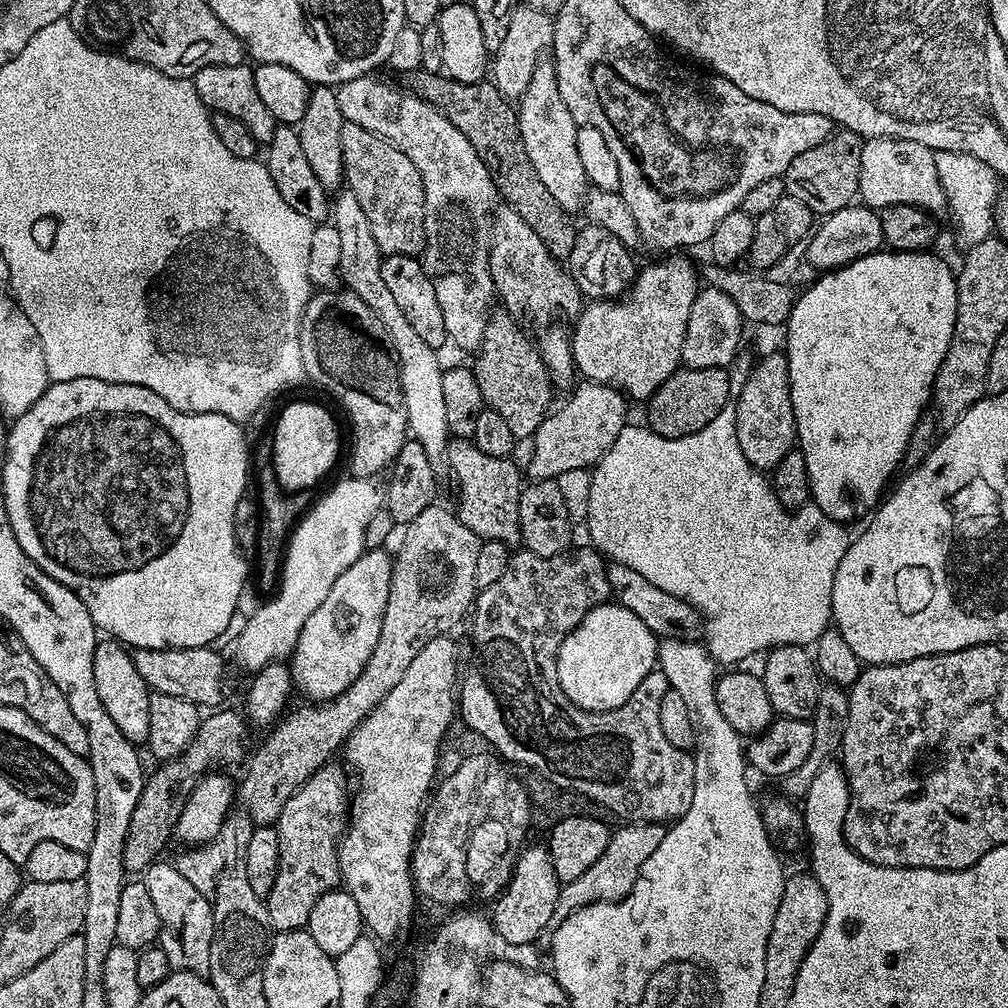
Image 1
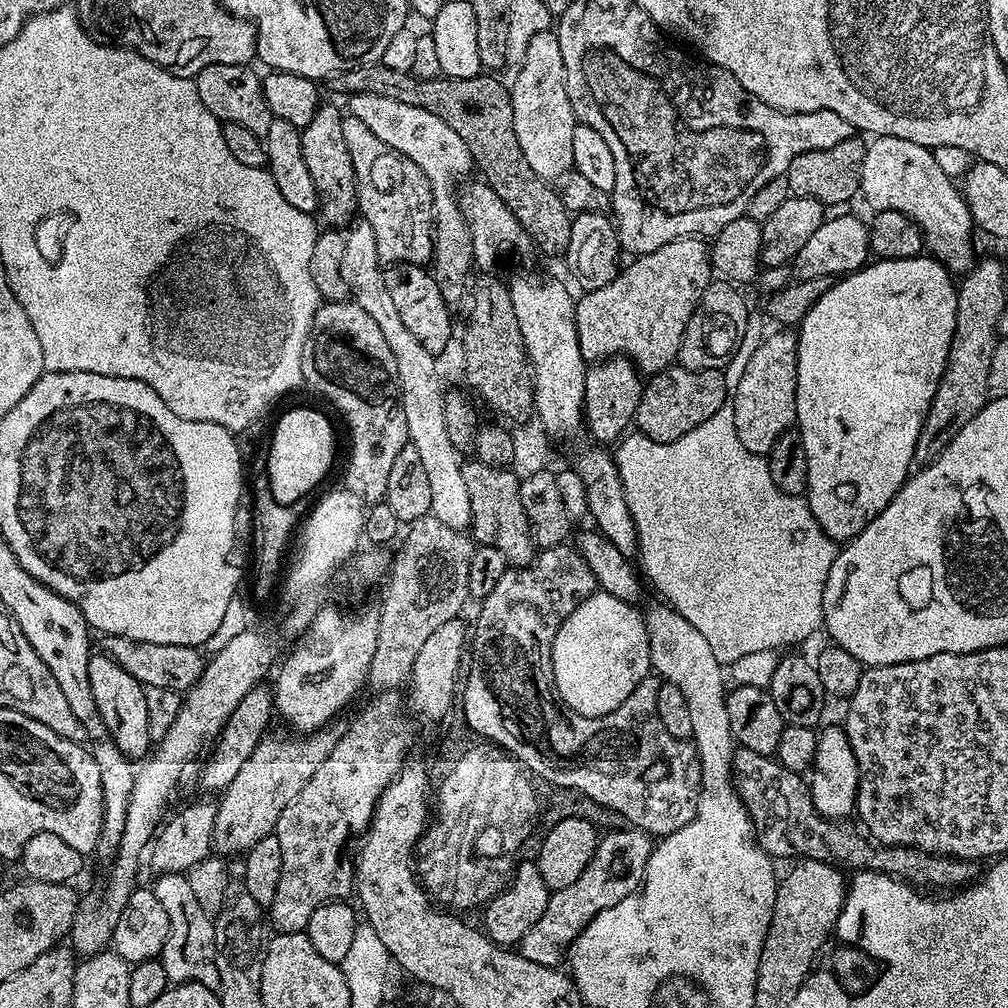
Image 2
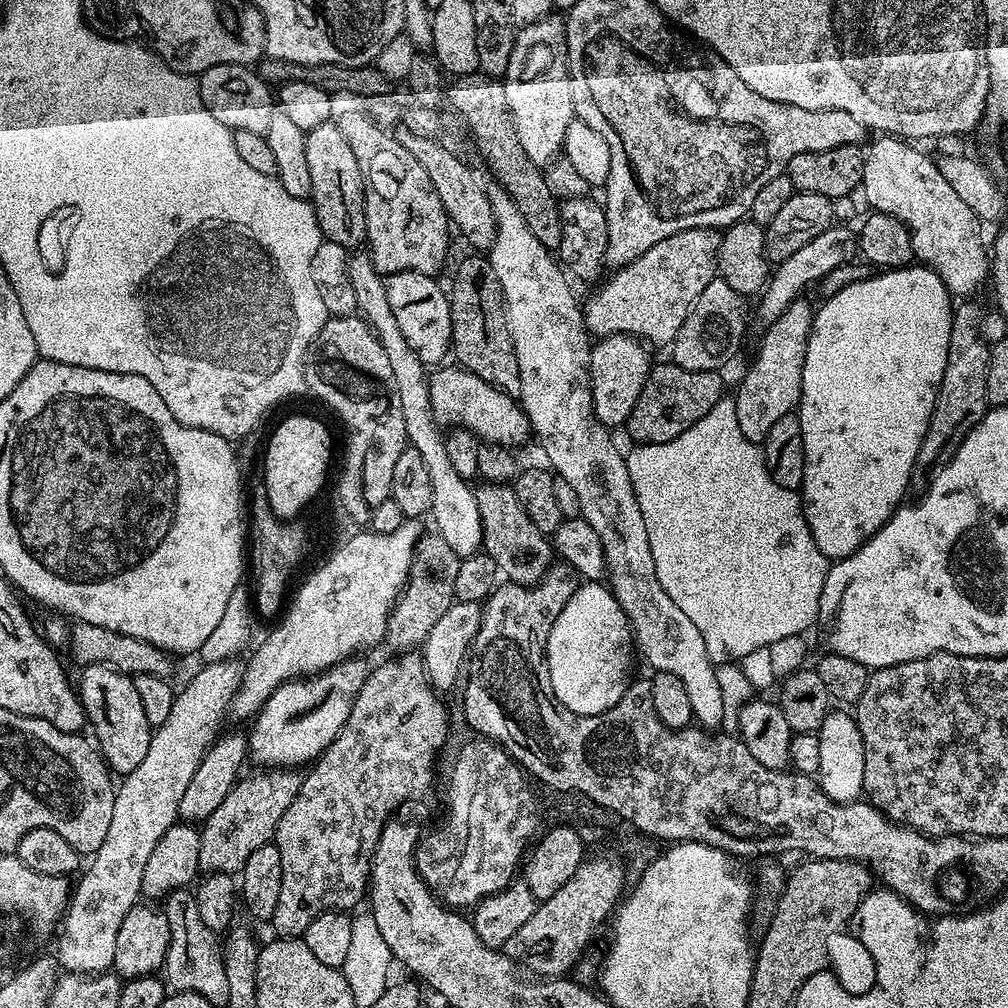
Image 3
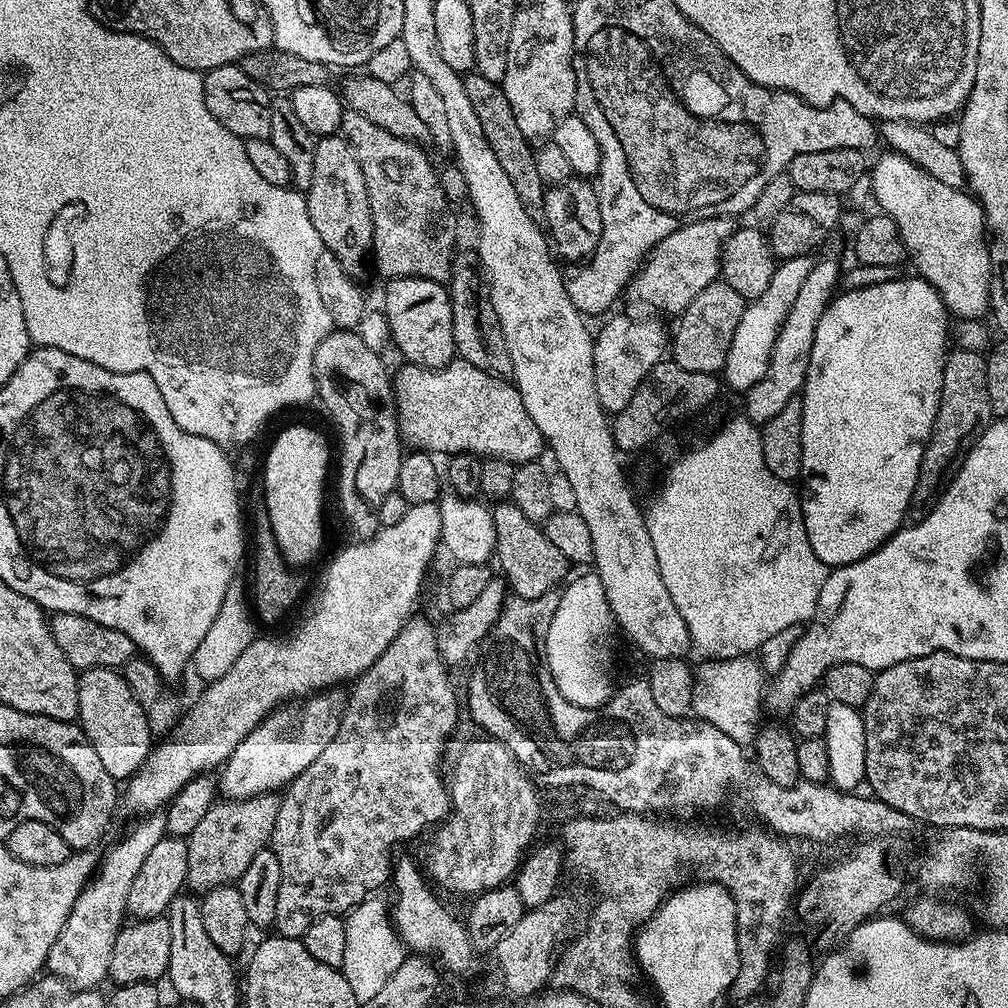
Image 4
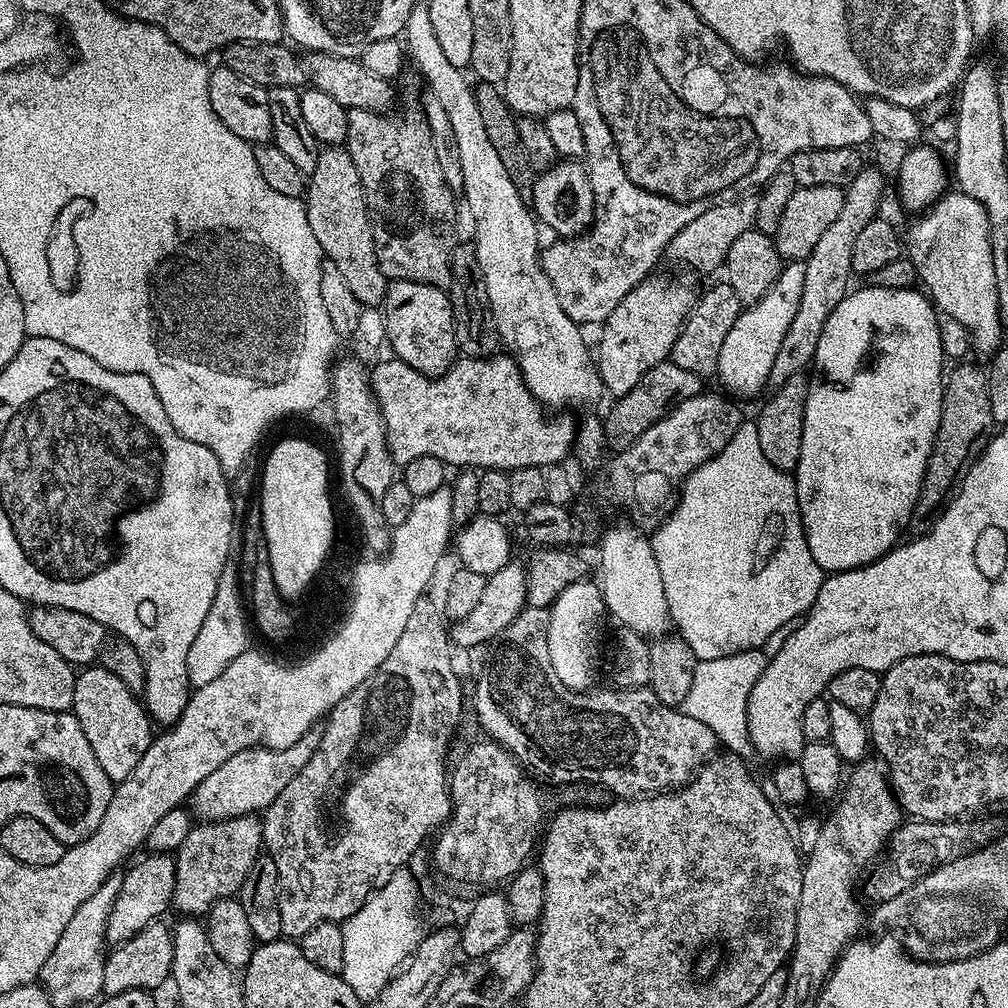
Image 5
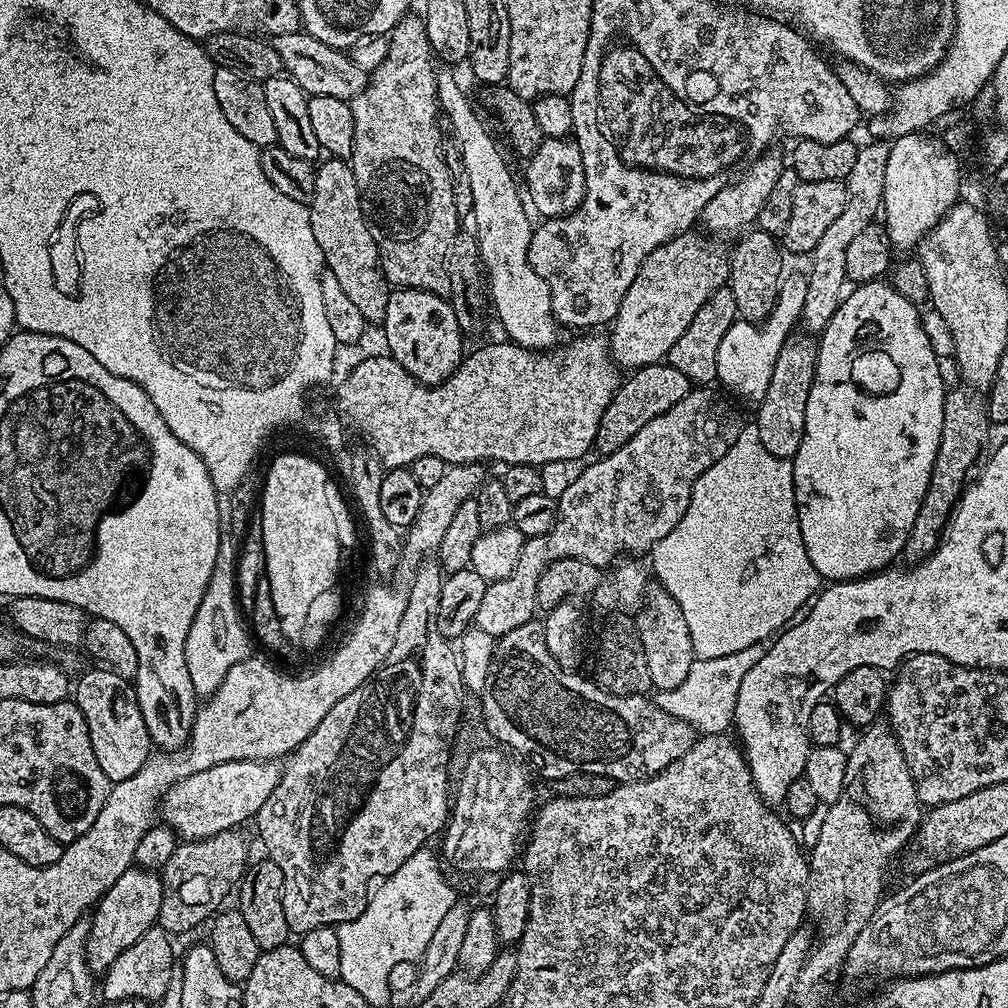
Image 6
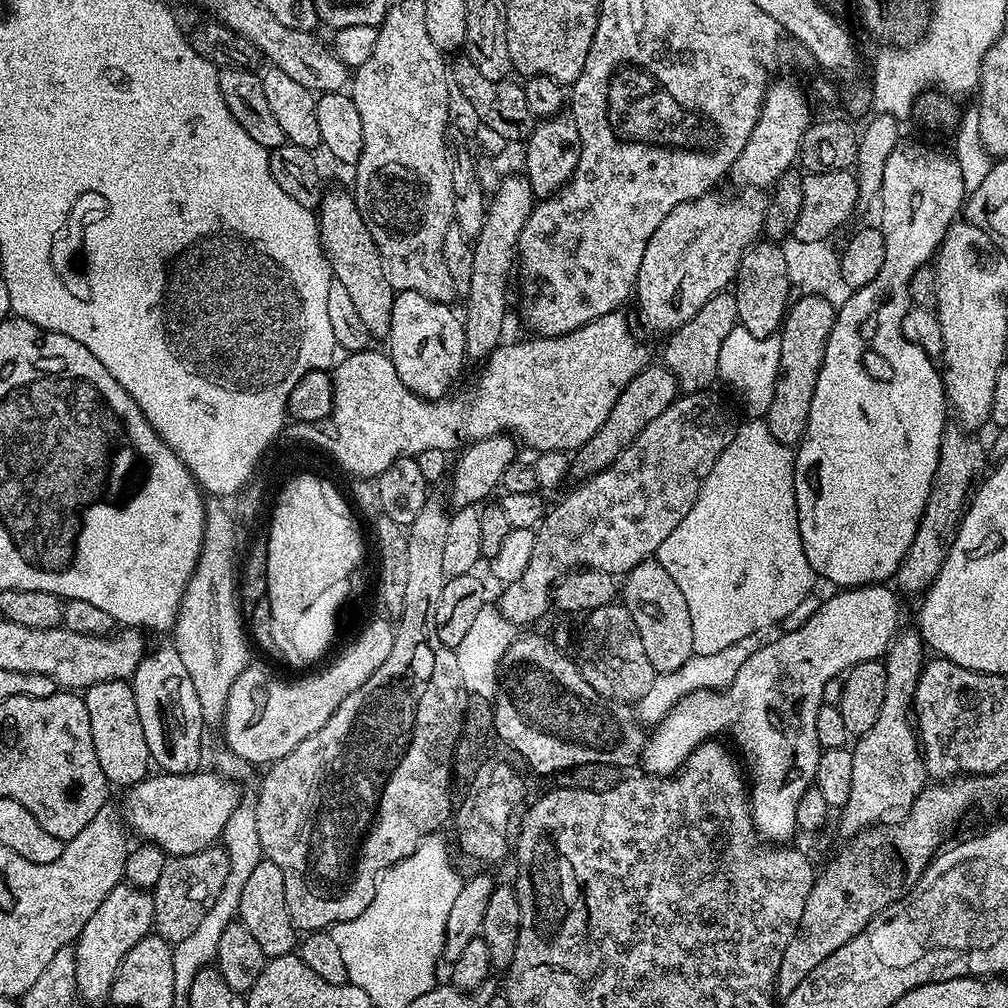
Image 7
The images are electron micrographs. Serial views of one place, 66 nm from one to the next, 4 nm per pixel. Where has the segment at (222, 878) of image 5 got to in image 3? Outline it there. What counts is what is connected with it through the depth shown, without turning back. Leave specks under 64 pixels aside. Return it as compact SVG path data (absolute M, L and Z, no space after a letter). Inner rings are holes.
M270 767L256 771L260 772L254 773L253 776L245 775L237 780L230 794L226 794L222 806L218 806L218 810L214 810L214 814L210 814L210 818L203 821L198 858L205 873L243 872L246 858L250 858L250 854L254 854L258 846L273 843L278 822L282 814L286 814L286 806L294 802L302 779L299 771Z

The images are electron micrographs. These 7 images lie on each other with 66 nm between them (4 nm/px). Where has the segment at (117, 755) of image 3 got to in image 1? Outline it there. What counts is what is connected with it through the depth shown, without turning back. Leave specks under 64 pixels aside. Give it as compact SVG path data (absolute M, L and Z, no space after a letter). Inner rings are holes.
M115 638L101 639L94 650L94 687L118 730L126 734L131 744L143 745L150 730L150 689L142 674L138 674L138 666L134 666L132 652Z

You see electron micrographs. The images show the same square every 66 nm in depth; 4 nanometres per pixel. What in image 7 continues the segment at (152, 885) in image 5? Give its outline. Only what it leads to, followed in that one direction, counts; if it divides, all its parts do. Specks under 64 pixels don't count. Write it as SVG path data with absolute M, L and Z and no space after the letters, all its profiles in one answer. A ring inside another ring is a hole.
M121 882L106 894L106 902L98 906L94 918L82 926L80 936L74 942L76 958L74 960L74 976L79 999L85 1005L100 1004L112 995L114 978L118 974L118 966L122 966L122 958L144 936L154 928L154 898L151 891L136 888L133 884Z

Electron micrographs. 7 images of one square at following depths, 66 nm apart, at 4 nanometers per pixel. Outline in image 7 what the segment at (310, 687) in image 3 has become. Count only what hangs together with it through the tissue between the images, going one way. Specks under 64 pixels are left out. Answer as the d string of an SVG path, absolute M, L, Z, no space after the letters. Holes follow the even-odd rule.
M197 770L186 774L150 774L142 782L133 784L127 789L122 807L122 819L133 833L140 835L141 841L157 844L161 850L167 852L169 857L198 854L202 850L213 847L223 837L224 827L234 814L236 805L241 803L242 796L236 793L237 785L233 781L217 774L215 771L204 772Z

